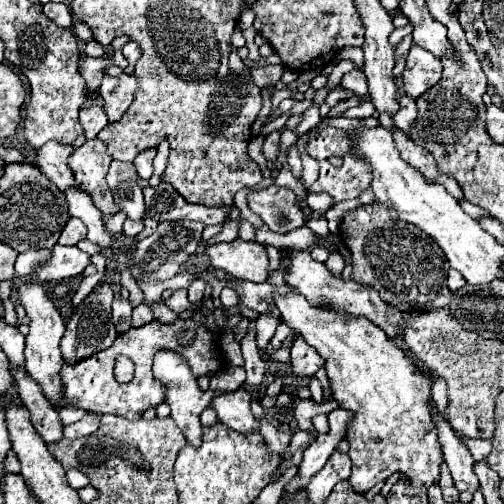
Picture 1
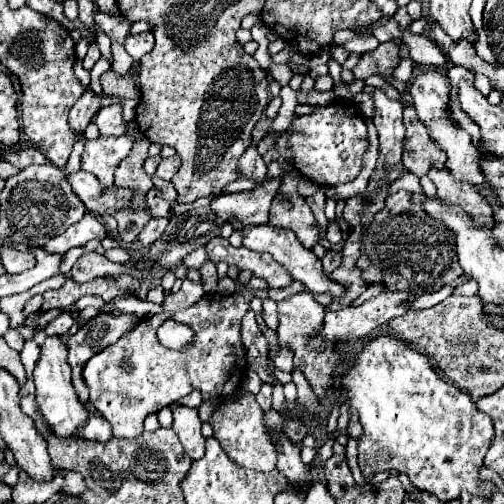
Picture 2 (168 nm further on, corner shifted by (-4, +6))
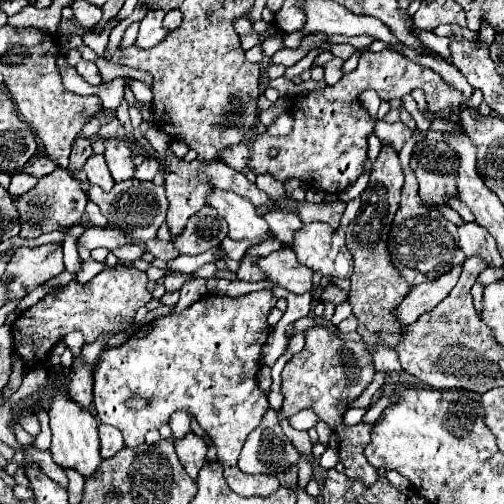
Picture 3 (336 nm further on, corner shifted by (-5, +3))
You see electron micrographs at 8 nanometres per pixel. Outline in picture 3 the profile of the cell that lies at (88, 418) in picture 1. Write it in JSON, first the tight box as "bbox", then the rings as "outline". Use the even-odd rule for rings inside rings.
{"bbox":[99,424,123,458],"outline":[[[101,424],[99,426],[99,436],[101,436],[101,456],[111,458],[123,448],[123,436],[117,428]]]}

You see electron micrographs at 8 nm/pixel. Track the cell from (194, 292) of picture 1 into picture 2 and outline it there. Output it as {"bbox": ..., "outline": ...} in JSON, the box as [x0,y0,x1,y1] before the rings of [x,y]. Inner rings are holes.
{"bbox":[164,279,204,313],"outline":[[[184,279],[180,289],[176,293],[170,293],[164,301],[164,311],[168,313],[176,313],[180,309],[186,309],[190,305],[194,305],[200,297],[204,297],[204,289],[202,289],[202,283],[200,281],[190,281],[190,279]]]}

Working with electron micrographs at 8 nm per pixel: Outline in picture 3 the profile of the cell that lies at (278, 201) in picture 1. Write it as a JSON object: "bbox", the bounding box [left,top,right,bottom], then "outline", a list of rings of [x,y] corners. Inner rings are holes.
{"bbox":[293,196,360,278],"outline":[[[360,196],[347,202],[341,226],[337,230],[333,230],[329,224],[321,224],[321,222],[305,224],[301,228],[301,232],[297,232],[297,236],[295,236],[293,250],[297,254],[297,260],[301,264],[309,266],[311,270],[315,270],[319,276],[327,276],[327,278],[349,278],[353,274],[353,258],[351,258],[349,250],[345,248],[345,230],[347,230],[351,218],[355,218],[357,215],[360,207]]]}

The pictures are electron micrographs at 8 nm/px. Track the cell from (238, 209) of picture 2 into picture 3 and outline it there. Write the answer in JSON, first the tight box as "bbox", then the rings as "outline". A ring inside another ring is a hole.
{"bbox":[265,212,303,246],"outline":[[[269,212],[265,214],[265,220],[269,224],[269,230],[275,234],[275,238],[289,246],[293,246],[293,236],[303,226],[303,222],[289,212]]]}

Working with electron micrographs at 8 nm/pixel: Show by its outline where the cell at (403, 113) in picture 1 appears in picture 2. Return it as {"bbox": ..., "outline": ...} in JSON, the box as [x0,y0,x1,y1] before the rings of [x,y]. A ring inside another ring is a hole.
{"bbox":[402,105,446,177],"outline":[[[408,105],[404,109],[404,125],[406,125],[406,151],[402,153],[402,163],[416,175],[422,177],[428,173],[430,165],[444,165],[446,153],[436,145],[436,141],[430,137],[428,127],[418,119],[414,105]]]}

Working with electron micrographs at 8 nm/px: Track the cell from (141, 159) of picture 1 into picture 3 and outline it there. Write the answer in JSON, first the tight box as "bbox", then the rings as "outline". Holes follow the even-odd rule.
{"bbox":[135,160,159,180],"outline":[[[143,160],[143,164],[137,166],[135,178],[137,180],[153,180],[153,176],[157,174],[157,170],[159,170],[159,164],[155,160]]]}

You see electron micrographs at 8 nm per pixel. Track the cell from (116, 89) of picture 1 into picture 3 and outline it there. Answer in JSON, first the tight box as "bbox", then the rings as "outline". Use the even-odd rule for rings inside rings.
{"bbox":[105,140,135,182],"outline":[[[119,140],[105,142],[105,158],[107,158],[107,166],[109,166],[115,182],[123,182],[123,180],[133,178],[135,162],[133,162],[131,152],[125,144],[121,144]]]}

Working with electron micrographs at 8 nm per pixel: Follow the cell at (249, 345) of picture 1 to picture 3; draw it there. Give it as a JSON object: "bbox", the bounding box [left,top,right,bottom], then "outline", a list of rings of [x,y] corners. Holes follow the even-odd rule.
{"bbox":[239,408,299,490],"outline":[[[273,408],[267,410],[267,414],[263,416],[261,424],[247,436],[245,446],[239,454],[239,470],[247,472],[247,474],[271,474],[279,478],[279,484],[283,488],[295,490],[297,488],[297,472],[299,472],[299,454],[295,450],[295,446],[291,444],[289,438],[285,438],[283,430],[281,430],[281,422],[277,418],[277,412]]]}

